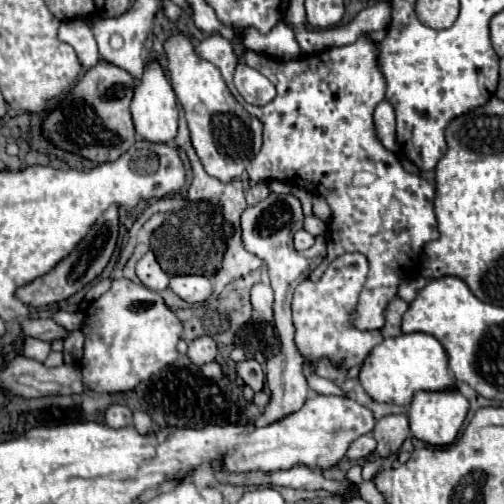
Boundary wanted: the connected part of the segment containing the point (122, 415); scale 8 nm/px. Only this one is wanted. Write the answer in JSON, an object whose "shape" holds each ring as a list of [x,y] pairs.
{"shape":[[[110,405],[104,413],[106,425],[120,429],[120,427],[128,427],[132,425],[132,411],[126,405]]]}

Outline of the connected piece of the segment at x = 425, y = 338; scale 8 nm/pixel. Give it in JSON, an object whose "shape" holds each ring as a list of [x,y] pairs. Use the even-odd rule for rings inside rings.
{"shape":[[[408,333],[384,339],[364,359],[358,375],[362,387],[374,401],[410,405],[418,391],[450,391],[456,389],[456,379],[448,369],[448,353],[442,343],[426,333]]]}

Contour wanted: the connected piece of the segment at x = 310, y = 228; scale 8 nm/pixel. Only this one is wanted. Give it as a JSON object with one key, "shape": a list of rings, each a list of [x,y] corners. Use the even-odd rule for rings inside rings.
{"shape":[[[310,215],[310,217],[304,219],[304,229],[306,229],[308,233],[312,233],[314,237],[322,236],[326,233],[326,223],[324,223],[322,219]]]}

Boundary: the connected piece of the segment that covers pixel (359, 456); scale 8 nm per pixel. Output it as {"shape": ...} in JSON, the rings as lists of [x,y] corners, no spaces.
{"shape":[[[366,433],[366,435],[358,437],[350,445],[348,459],[352,459],[352,461],[364,461],[364,459],[368,459],[374,453],[374,449],[376,449],[376,439],[374,439],[372,433]]]}

